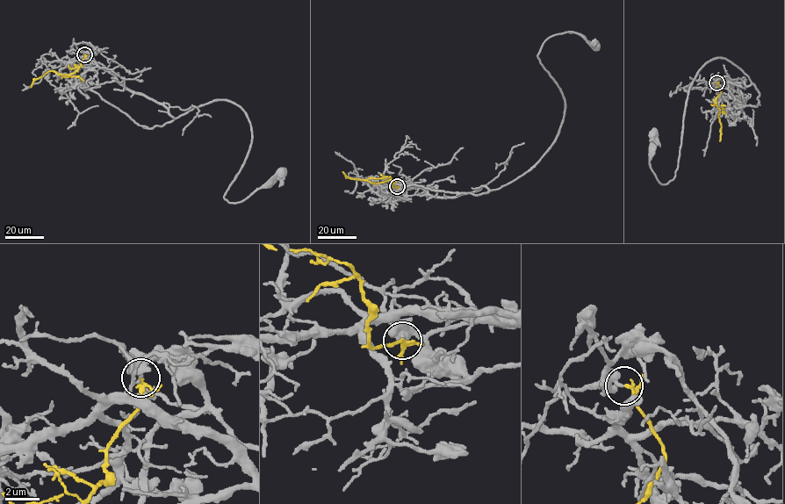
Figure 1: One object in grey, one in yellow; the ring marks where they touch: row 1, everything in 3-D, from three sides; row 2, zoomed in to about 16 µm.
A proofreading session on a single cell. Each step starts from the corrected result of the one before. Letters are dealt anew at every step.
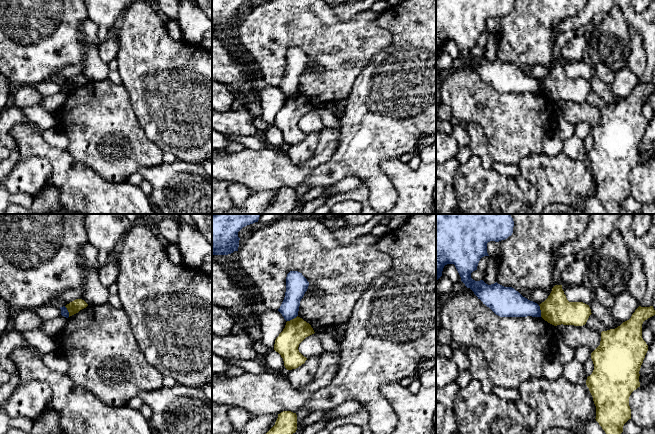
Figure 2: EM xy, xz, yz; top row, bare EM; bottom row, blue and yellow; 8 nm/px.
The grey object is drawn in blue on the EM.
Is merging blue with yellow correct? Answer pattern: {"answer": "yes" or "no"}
{"answer": "no"}

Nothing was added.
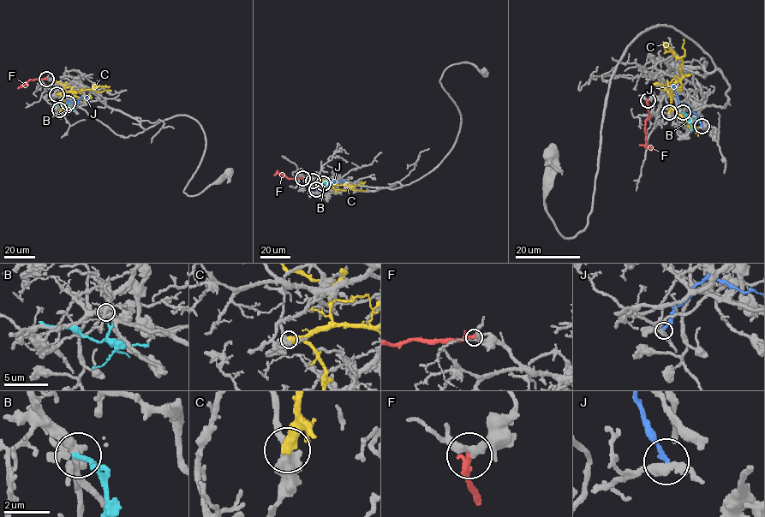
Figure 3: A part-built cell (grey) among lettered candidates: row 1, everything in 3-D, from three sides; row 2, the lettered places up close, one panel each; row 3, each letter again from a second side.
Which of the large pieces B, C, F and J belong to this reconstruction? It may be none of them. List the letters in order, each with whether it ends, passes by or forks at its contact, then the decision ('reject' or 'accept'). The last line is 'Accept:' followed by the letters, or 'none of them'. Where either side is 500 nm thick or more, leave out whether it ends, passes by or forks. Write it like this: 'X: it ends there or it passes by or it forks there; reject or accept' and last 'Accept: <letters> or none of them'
B: it ends there; reject
C: reject
F: it ends there; accept
J: it ends there; reject
Accept: F

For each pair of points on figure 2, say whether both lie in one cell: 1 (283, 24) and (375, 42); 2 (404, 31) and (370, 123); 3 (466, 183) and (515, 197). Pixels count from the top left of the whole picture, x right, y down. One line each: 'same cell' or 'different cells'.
1: same cell
2: same cell
3: same cell

